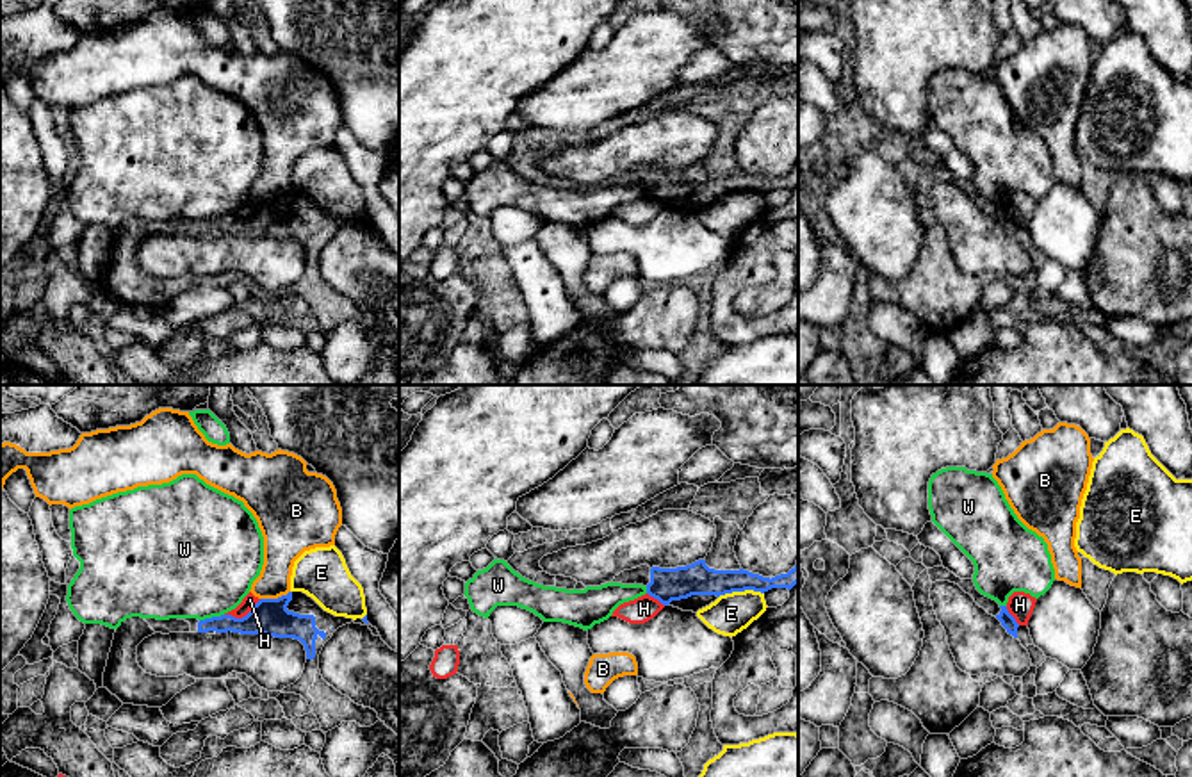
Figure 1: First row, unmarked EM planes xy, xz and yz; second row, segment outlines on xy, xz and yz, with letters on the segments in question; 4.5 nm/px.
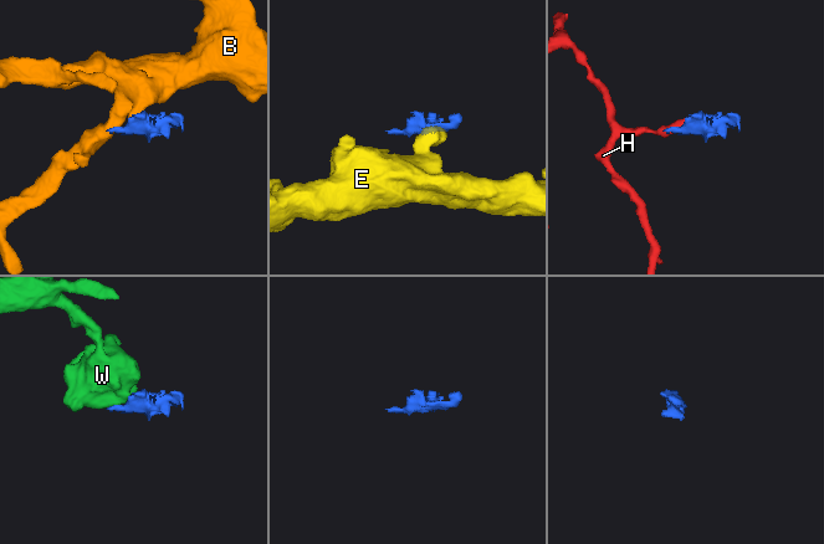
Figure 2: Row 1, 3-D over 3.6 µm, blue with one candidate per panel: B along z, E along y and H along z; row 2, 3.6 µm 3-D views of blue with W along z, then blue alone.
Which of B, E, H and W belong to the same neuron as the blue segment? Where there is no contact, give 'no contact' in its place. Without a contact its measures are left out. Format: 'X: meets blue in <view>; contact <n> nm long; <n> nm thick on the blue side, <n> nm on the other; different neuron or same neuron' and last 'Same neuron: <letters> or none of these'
B: meets blue in xy; contact 140 nm long; 170 nm thick on the blue side, 180 nm on the other; different neuron
E: meets blue in xz; contact 200 nm long; 140 nm thick on the blue side, 180 nm on the other; different neuron
H: meets blue in xy; contact 180 nm long; 170 nm thick on the blue side, 60 nm on the other; different neuron
W: meets blue in xy; contact 120 nm long; 160 nm thick on the blue side, 500 nm on the other; different neuron
Same neuron: none of these

